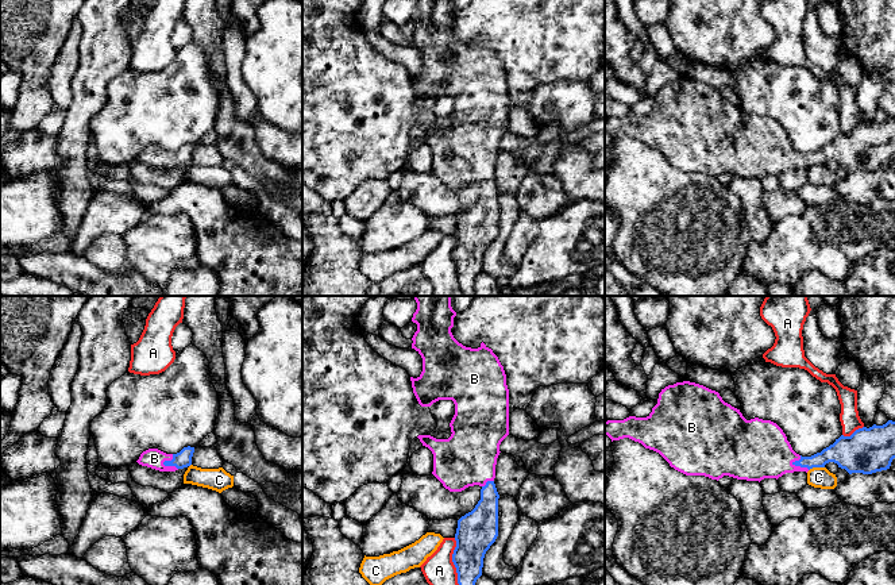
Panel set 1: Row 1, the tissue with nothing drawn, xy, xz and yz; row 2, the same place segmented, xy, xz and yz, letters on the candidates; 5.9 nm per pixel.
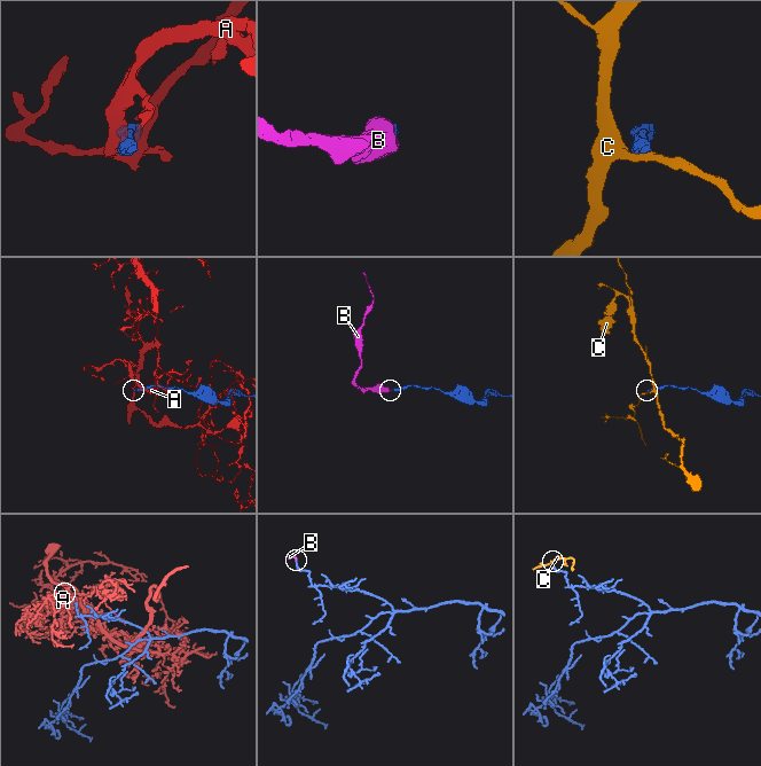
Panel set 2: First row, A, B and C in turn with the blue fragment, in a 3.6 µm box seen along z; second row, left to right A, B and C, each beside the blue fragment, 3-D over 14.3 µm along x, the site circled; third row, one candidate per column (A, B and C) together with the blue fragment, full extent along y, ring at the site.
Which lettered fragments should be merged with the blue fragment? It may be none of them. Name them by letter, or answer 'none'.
B

